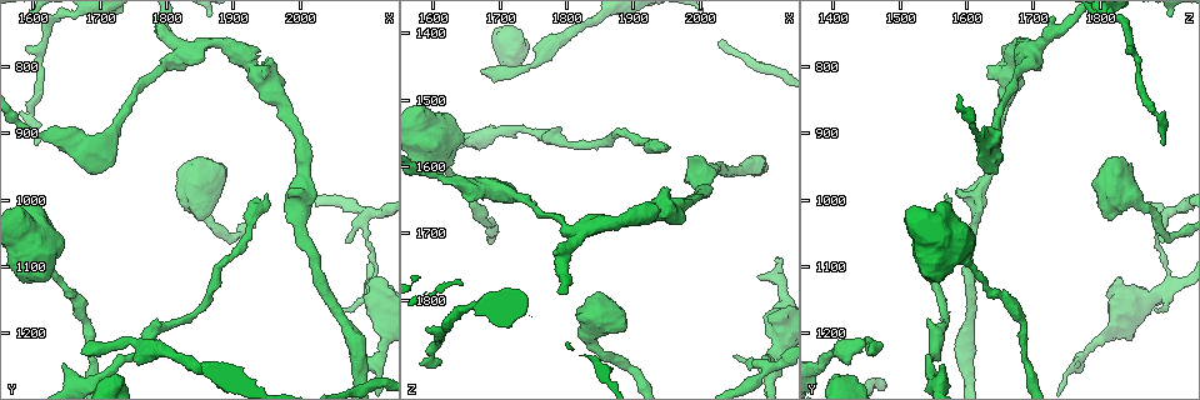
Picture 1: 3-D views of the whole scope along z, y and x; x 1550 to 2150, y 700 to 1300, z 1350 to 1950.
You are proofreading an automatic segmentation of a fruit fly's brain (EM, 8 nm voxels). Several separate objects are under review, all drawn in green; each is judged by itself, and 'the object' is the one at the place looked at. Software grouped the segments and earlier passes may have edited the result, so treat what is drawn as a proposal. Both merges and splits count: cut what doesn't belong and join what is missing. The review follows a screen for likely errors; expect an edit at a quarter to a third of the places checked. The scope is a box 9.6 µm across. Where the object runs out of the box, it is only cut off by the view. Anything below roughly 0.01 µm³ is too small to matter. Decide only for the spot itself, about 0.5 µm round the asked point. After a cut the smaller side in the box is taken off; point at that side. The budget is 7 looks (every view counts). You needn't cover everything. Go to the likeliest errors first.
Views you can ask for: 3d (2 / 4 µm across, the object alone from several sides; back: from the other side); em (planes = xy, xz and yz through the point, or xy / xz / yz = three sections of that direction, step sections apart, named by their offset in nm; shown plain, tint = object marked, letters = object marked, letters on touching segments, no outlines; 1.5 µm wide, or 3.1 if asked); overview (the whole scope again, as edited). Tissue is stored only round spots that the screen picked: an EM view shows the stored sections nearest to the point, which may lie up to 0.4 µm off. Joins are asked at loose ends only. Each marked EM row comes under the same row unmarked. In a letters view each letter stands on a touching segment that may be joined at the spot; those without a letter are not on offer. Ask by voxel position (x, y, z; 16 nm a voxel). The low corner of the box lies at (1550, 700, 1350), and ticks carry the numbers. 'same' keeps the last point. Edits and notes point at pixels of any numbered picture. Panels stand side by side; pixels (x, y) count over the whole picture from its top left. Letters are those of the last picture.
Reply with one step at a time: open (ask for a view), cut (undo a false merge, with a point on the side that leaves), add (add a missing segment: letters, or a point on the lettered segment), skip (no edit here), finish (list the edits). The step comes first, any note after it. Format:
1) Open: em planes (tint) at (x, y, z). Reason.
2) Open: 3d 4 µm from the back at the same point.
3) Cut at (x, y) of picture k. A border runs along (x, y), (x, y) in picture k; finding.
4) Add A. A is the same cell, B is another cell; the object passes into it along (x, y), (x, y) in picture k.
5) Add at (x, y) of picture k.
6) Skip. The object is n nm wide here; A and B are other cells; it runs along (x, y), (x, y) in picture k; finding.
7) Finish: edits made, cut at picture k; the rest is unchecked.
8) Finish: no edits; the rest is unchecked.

Open: em planes (letters) at (1670, 1225, 1460). Branch stops here.

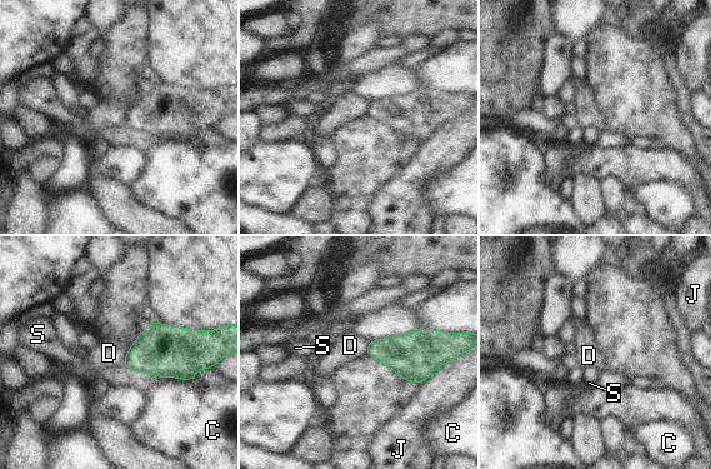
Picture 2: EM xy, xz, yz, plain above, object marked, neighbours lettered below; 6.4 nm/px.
Skip. C, D, J and S are other cells; a border runs along (148, 325), (134, 342), (121, 363) in picture 2; no lettered segment goes on from it.

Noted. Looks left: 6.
Open: em planes (letters) at (1605, 920, 1895). Branch stops here.

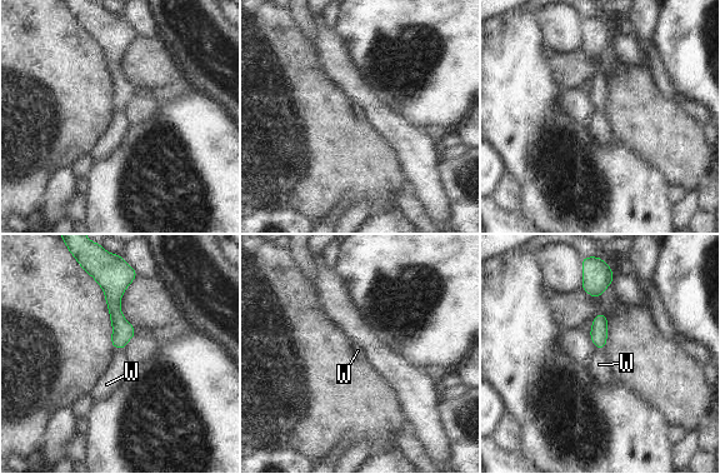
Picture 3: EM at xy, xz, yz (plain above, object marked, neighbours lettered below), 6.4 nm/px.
Add W. W is the same cell; the object passes into it along (123, 330), (119, 347), (108, 383) in picture 3; the cell continues.

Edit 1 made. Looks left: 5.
Open: em planes (letters) at (1645, 1250, 1560).

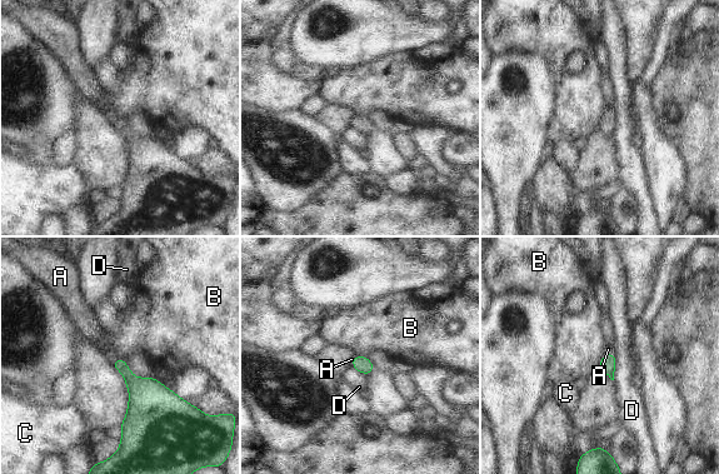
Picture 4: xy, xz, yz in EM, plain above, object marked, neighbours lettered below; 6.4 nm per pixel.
Add A. The longest contact is with D, 170 nm; A is the same cell, B, C and D are other cells; it goes on there.

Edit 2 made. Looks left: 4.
Finish: edits made, add at picture 3, add at picture 4; the rest is unchecked.

